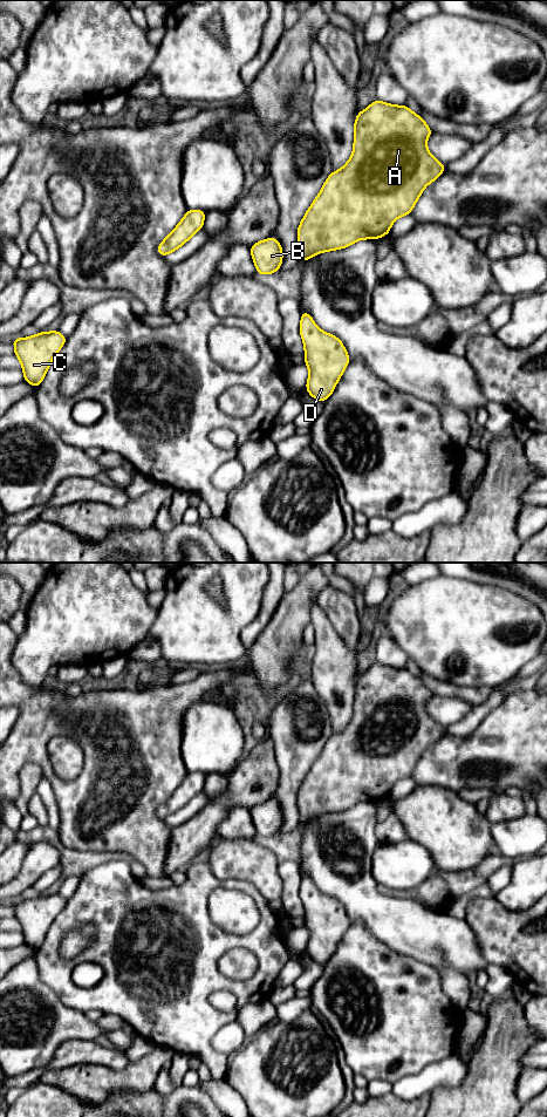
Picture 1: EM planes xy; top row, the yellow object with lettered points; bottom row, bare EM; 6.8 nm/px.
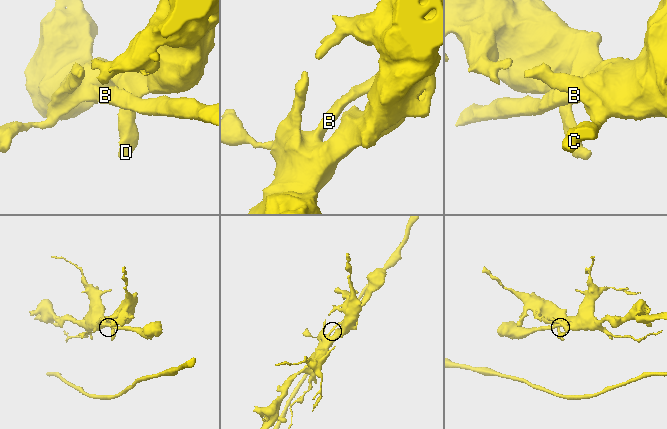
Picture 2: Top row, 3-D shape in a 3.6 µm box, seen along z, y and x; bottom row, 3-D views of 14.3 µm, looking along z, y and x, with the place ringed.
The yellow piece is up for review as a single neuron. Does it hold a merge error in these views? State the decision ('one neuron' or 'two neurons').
one neuron

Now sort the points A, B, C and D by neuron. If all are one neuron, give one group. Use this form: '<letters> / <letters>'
A B C D

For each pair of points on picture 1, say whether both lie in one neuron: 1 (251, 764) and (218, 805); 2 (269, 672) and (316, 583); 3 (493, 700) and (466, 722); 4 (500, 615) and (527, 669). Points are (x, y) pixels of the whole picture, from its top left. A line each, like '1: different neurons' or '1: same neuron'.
1: same neuron
2: same neuron
3: same neuron
4: different neurons

